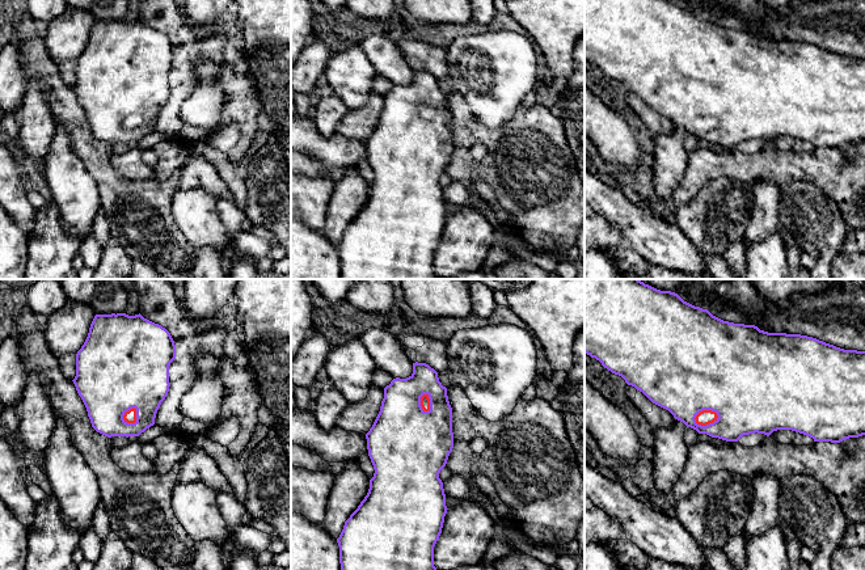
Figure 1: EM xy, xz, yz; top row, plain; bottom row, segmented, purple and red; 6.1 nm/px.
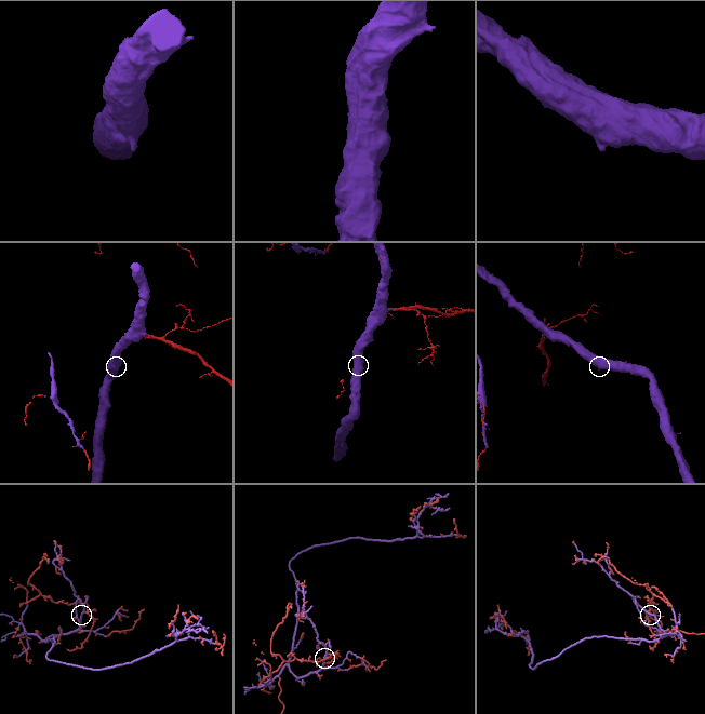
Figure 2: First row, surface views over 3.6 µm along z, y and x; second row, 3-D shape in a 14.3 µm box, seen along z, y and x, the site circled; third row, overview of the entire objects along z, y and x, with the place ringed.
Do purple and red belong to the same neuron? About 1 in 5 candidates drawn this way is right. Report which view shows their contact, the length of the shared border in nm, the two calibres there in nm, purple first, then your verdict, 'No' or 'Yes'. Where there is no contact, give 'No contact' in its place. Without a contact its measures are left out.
Touches purple in yz. Shared border 160 nm. Thickness 500 nm (purple) against 90 nm. Yes

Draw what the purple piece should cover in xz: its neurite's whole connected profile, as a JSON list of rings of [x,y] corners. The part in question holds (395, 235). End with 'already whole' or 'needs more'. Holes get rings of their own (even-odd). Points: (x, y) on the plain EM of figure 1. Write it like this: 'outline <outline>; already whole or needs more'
outline [[[415,68],[409,84],[393,85],[384,94],[380,118],[366,145],[375,180],[367,202],[345,228],[337,245],[342,279],[439,279],[434,273],[434,253],[448,216],[439,180],[452,159],[453,139],[452,114],[438,79],[426,69]]]; needs more

